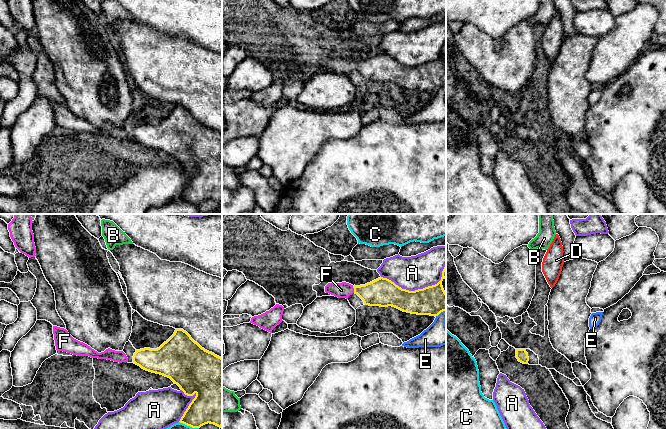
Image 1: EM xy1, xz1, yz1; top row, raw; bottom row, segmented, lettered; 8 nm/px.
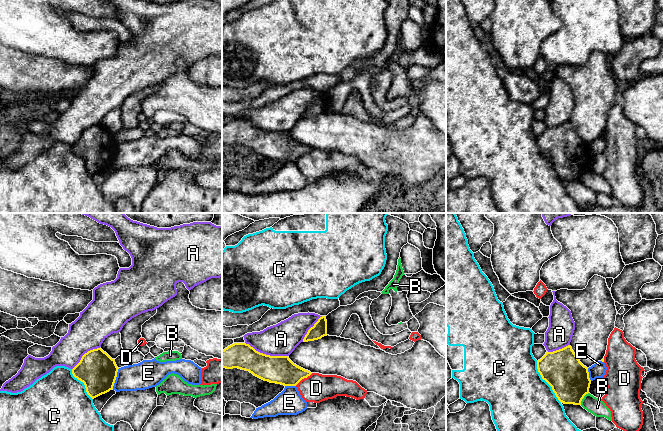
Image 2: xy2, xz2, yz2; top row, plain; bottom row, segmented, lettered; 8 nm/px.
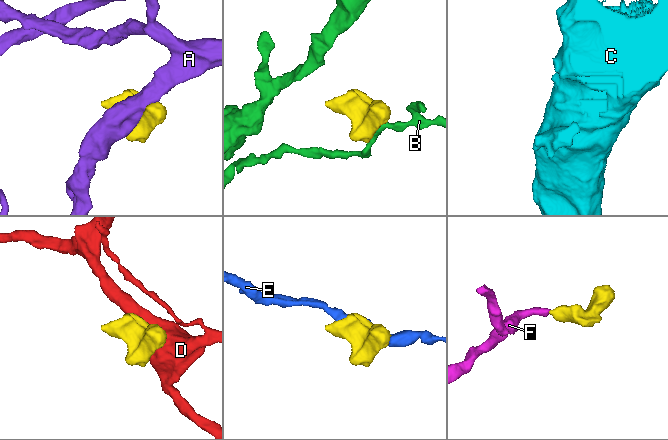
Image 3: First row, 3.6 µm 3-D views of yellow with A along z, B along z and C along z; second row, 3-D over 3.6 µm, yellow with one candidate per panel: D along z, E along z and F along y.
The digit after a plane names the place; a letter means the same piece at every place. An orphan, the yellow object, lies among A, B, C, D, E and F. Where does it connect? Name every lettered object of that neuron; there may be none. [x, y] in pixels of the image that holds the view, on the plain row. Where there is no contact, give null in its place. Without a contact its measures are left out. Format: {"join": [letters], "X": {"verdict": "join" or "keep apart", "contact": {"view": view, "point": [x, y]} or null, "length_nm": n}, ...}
{"join": ["F"], "A": {"verdict": "keep apart", "contact": {"view": "xz1", "point": [418, 65]}, "length_nm": 550}, "B": {"verdict": "keep apart", "contact": {"view": "yz2", "point": [583, 173]}, "length_nm": 120}, "C": {"verdict": "keep apart", "contact": {"view": "yz2", "point": [546, 157]}, "length_nm": 380}, "D": {"verdict": "keep apart", "contact": {"view": "xz2", "point": [303, 154]}, "length_nm": 170}, "E": {"verdict": "keep apart", "contact": {"view": "xy2", "point": [115, 154]}, "length_nm": 180}, "F": {"verdict": "join", "contact": {"view": "xz1", "point": [354, 65]}, "length_nm": 60}}

